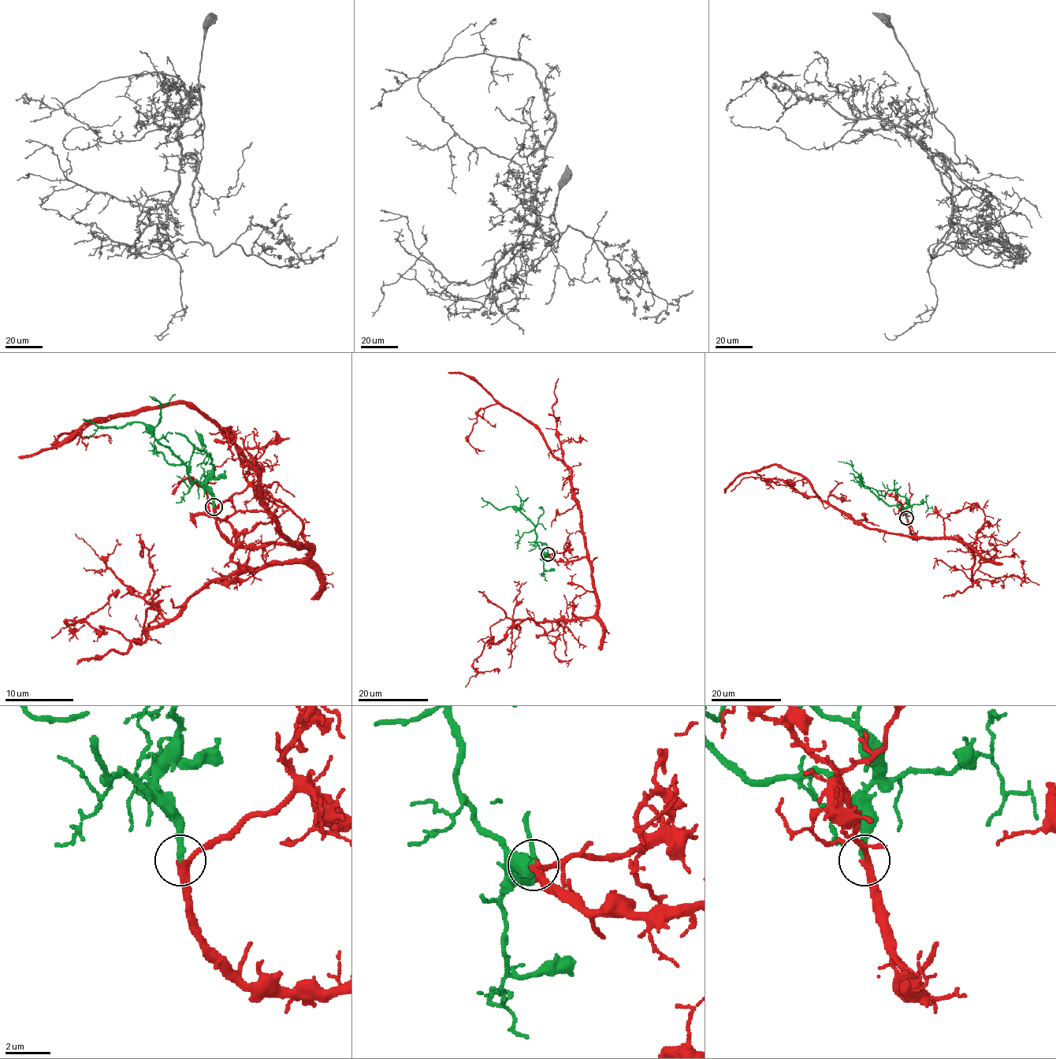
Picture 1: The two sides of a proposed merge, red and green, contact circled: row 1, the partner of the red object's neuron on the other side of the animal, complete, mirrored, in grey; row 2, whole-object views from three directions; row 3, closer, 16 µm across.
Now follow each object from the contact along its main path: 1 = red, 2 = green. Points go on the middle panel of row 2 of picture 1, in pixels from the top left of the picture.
1: (548, 554), (558, 562), (586, 555), (572, 472), (533, 426), (498, 403), (479, 410), (468, 437), (477, 450)
2: (548, 554), (536, 542), (535, 526), (519, 511), (513, 507), (497, 509), (481, 497)

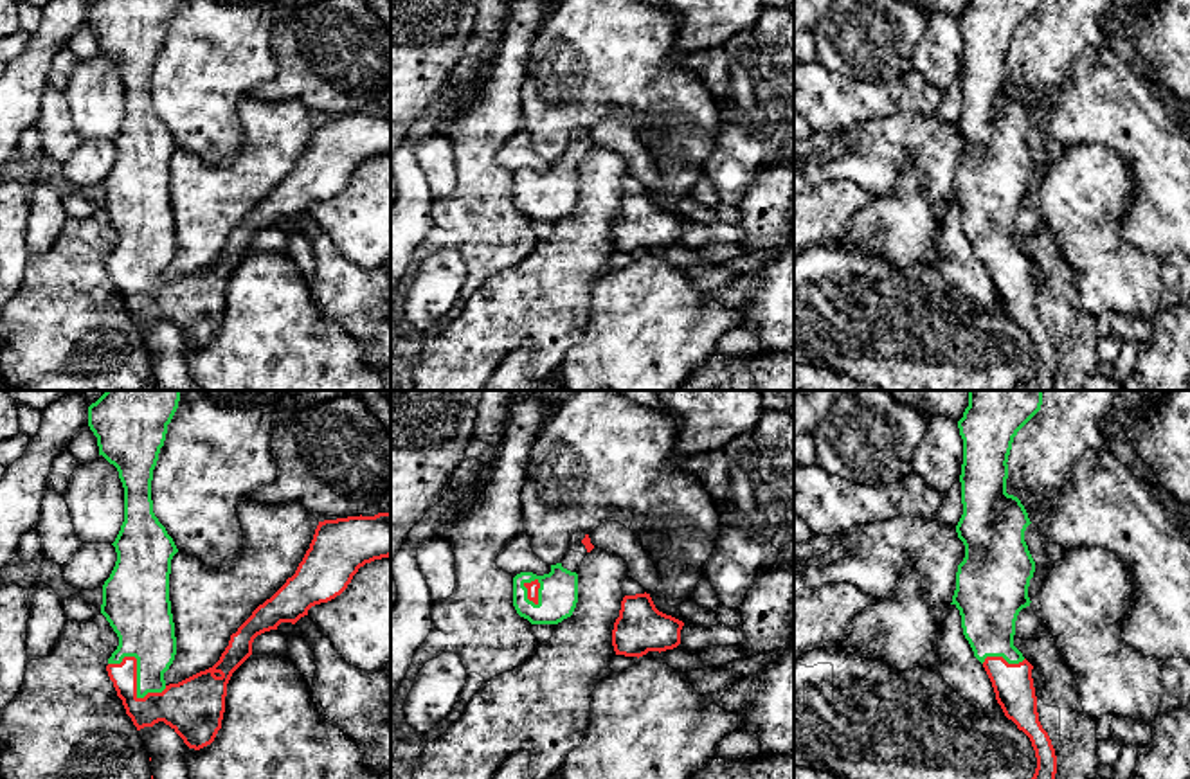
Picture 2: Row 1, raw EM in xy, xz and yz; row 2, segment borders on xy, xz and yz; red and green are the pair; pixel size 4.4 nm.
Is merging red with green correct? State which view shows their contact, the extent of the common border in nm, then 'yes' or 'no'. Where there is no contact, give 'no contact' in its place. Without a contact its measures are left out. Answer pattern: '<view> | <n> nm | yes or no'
xy | 280 nm | yes

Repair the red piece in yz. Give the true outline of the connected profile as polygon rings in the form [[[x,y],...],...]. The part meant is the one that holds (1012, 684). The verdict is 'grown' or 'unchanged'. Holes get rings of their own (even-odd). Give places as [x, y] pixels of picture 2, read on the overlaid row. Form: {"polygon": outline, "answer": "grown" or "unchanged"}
{"polygon": [[[967,390],[969,407],[958,421],[963,439],[961,504],[963,515],[956,525],[965,545],[965,558],[958,565],[952,603],[961,615],[963,635],[974,657],[983,664],[996,700],[1005,716],[1023,730],[1035,750],[1037,768],[1032,779],[1055,779],[1057,756],[1037,712],[1032,678],[1033,666],[1014,646],[1015,621],[1030,606],[1028,586],[1035,561],[1024,542],[1032,524],[1021,500],[1006,493],[1008,455],[1017,432],[1041,410],[1044,390]]], "answer": "grown"}

